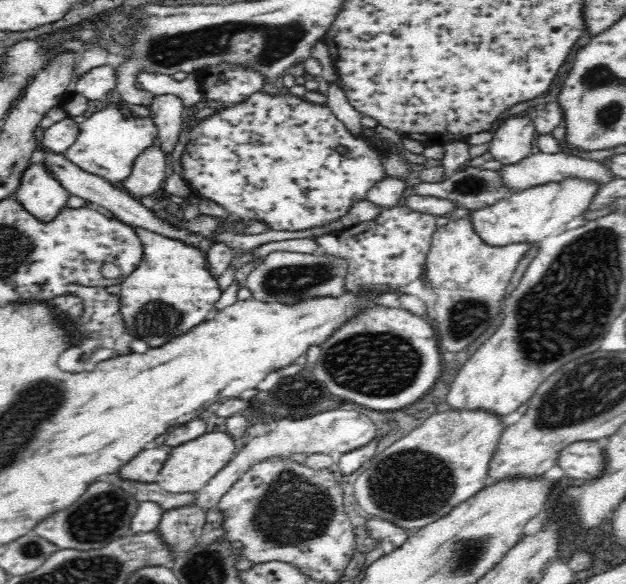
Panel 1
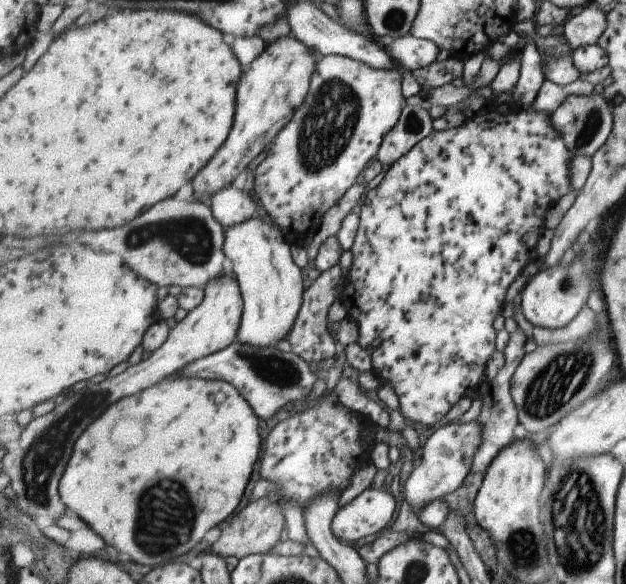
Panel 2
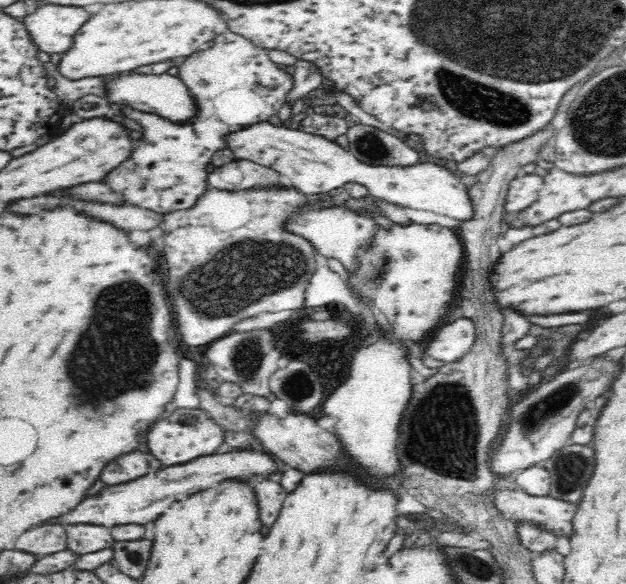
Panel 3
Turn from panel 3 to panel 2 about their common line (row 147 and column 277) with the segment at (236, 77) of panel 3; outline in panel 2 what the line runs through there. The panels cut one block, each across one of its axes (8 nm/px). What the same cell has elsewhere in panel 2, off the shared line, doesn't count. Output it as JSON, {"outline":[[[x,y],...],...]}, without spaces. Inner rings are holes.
{"outline":[[[331,54],[323,57],[319,60],[316,66],[316,72],[312,75],[311,88],[309,95],[305,100],[305,103],[296,111],[296,115],[293,116],[293,120],[285,126],[284,130],[281,130],[280,134],[277,134],[277,138],[271,144],[267,150],[266,155],[262,155],[260,160],[255,164],[254,168],[250,172],[250,181],[253,193],[259,199],[259,204],[267,211],[270,218],[280,227],[285,228],[285,232],[294,232],[298,240],[308,239],[319,230],[323,224],[323,220],[333,206],[349,192],[350,188],[355,186],[357,178],[361,176],[367,164],[376,158],[381,144],[385,136],[388,136],[389,132],[393,130],[399,123],[404,109],[407,107],[406,97],[403,92],[403,78],[400,72],[400,68],[395,68],[393,71],[373,69],[364,64],[363,62],[342,56],[337,54]]]}

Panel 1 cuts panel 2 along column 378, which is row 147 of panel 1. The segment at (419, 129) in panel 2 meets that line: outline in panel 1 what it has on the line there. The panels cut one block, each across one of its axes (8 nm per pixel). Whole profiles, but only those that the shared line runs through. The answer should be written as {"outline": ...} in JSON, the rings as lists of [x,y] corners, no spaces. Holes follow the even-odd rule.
{"outline":[[[157,146],[152,147],[136,160],[134,170],[122,184],[122,189],[136,200],[150,197],[164,186],[166,173],[166,155]]]}

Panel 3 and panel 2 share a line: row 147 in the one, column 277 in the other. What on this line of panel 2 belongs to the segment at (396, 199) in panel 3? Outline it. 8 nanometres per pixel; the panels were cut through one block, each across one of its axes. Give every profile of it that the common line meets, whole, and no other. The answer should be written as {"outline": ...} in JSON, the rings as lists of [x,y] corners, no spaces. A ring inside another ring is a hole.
{"outline":[[[255,215],[243,224],[235,224],[235,226],[226,228],[225,254],[230,270],[237,278],[241,296],[243,296],[243,318],[239,324],[237,340],[243,344],[249,344],[253,348],[277,348],[277,342],[286,339],[289,332],[293,330],[293,326],[299,318],[305,294],[305,271],[295,264],[291,243],[285,240],[279,226],[273,226],[265,218]]]}

